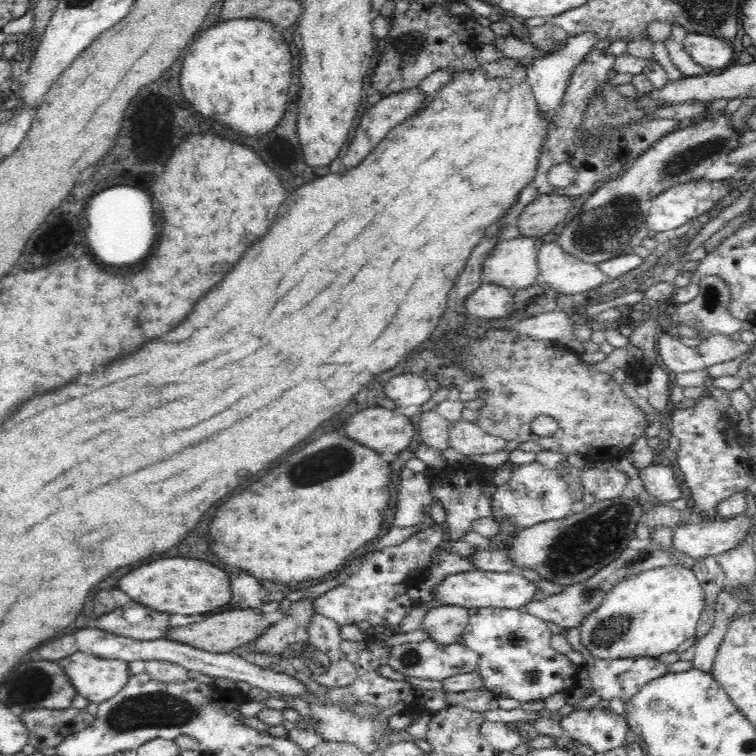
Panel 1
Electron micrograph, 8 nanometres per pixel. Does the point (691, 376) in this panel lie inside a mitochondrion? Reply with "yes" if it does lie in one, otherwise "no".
no

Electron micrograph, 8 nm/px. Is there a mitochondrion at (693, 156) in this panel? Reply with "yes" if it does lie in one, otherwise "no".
yes

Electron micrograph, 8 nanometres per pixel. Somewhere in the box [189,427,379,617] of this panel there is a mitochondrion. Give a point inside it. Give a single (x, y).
(314, 468)

